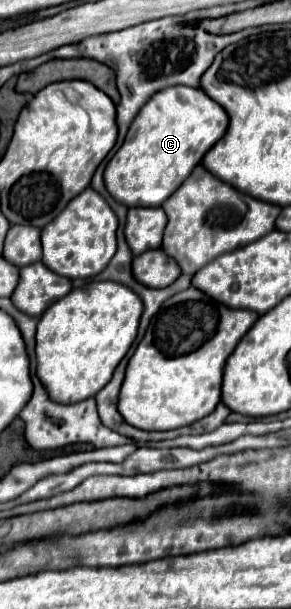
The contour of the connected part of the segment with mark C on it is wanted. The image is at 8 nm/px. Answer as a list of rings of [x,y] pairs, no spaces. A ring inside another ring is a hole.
[[[174,86],[156,92],[140,108],[126,134],[124,144],[106,164],[106,190],[116,202],[128,208],[162,206],[162,202],[174,194],[174,190],[200,164],[204,152],[208,152],[224,136],[226,128],[228,114],[200,88]]]

